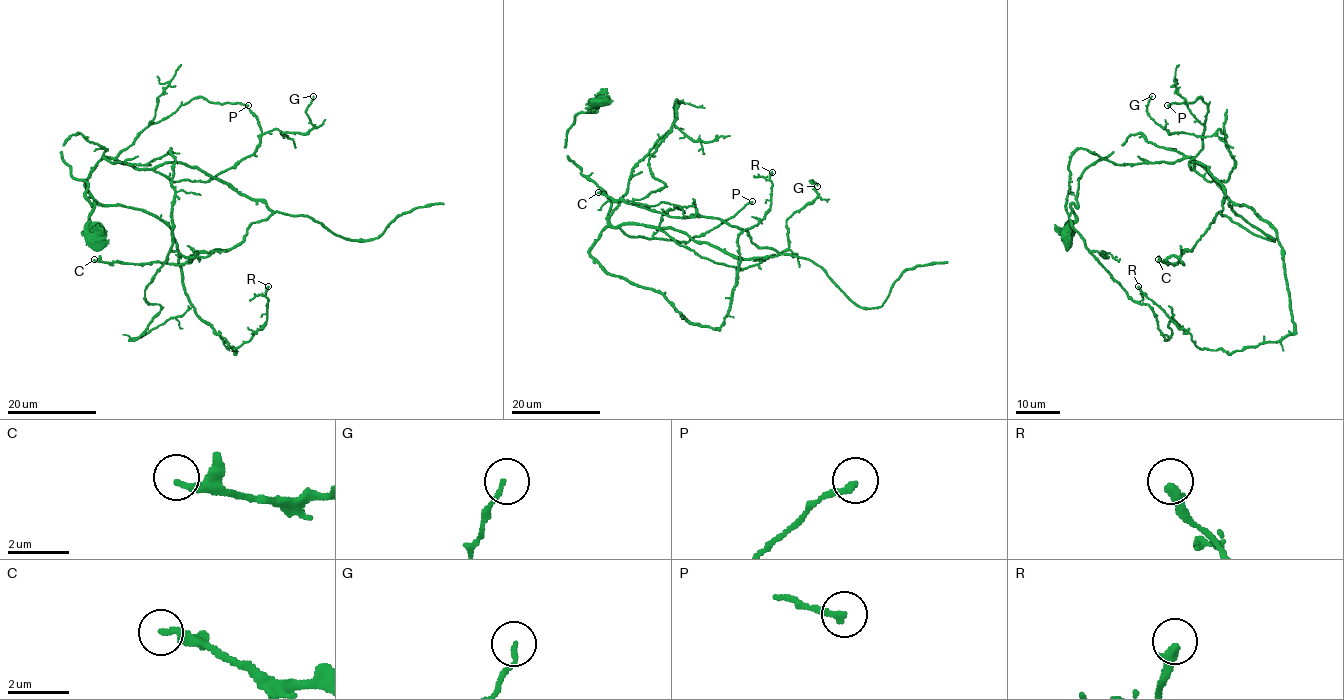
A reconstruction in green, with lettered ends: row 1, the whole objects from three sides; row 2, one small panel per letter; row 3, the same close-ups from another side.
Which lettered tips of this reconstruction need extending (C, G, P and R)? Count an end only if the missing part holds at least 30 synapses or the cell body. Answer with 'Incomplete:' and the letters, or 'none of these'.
Incomplete: none of these

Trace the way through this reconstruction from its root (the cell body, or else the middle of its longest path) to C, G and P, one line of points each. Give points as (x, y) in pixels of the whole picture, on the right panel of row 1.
C: (1196, 163), (1193, 157), (1190, 167), (1203, 164), (1221, 184), (1223, 209), (1182, 254), (1184, 264), (1158, 259)
G: (1196, 163), (1207, 182), (1225, 182), (1235, 164), (1226, 136), (1168, 133), (1146, 109), (1152, 96)
P: (1196, 163), (1193, 157), (1202, 149), (1207, 104), (1198, 97), (1193, 103), (1167, 105)

